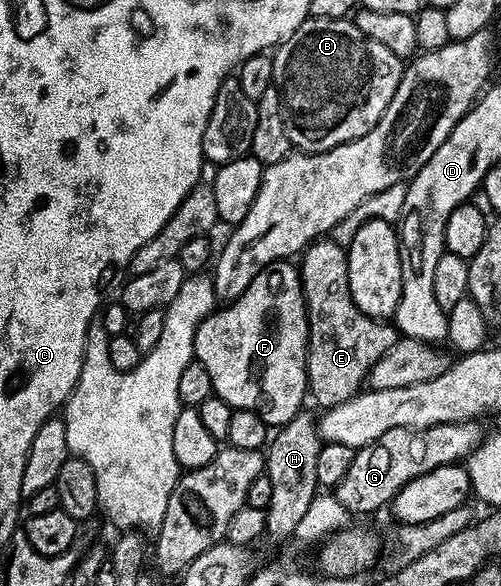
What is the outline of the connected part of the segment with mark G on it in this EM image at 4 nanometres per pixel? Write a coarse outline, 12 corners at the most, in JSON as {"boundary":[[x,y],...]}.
{"boundary":[[474,419],[391,427],[354,452],[335,486],[349,515],[392,502],[411,479],[464,462]]}

